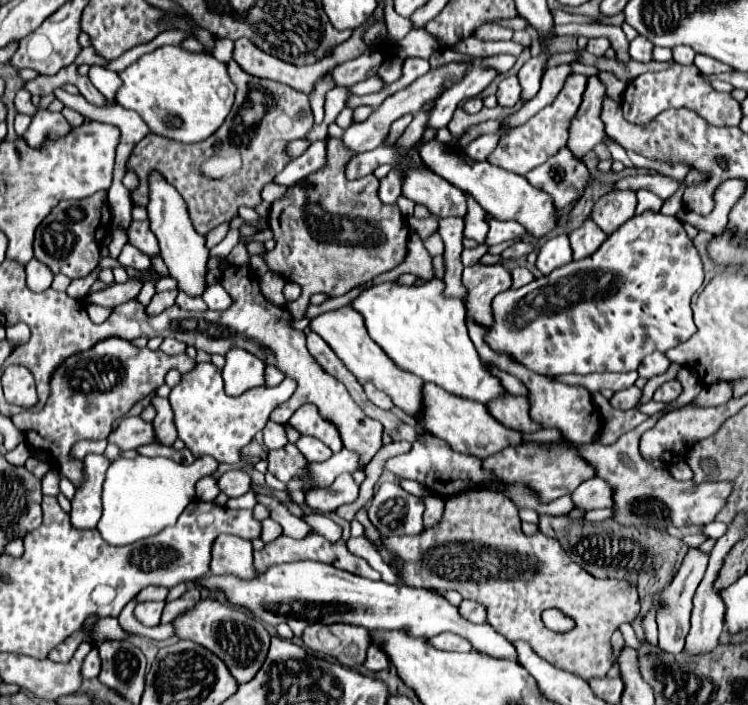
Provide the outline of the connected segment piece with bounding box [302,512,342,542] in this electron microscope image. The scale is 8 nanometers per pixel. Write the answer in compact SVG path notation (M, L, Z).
M313 512L303 515L302 519L330 542L337 542L342 537L342 529L324 514Z

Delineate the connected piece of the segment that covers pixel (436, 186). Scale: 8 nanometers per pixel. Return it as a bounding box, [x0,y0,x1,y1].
[402,168,466,218]

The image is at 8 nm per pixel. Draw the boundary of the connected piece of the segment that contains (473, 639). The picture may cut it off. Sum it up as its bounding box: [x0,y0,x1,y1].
[200,560,518,662]

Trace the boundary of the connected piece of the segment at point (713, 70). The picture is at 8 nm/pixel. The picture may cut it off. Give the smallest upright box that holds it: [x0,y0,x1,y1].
[694,54,732,74]

